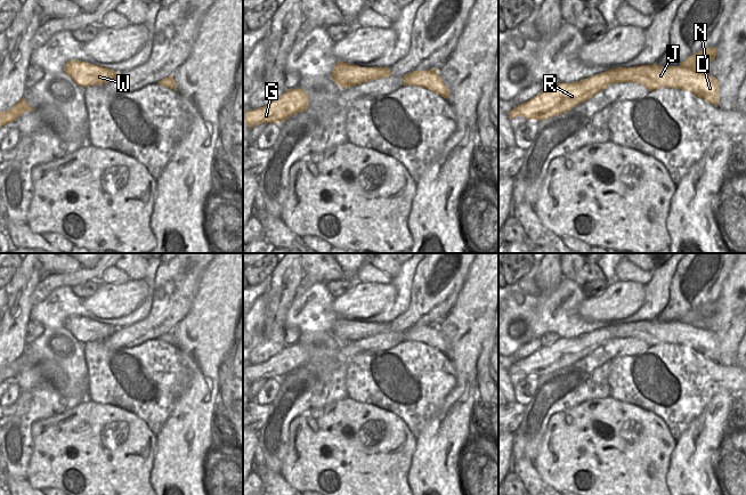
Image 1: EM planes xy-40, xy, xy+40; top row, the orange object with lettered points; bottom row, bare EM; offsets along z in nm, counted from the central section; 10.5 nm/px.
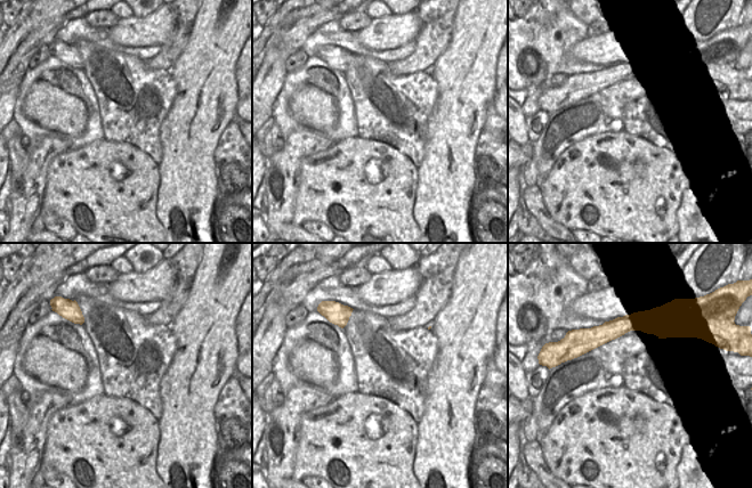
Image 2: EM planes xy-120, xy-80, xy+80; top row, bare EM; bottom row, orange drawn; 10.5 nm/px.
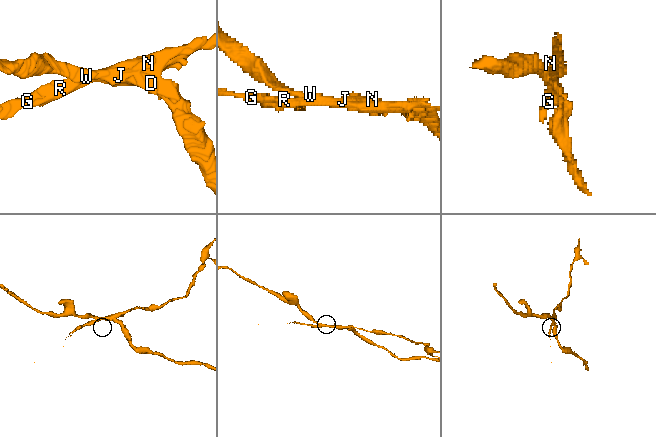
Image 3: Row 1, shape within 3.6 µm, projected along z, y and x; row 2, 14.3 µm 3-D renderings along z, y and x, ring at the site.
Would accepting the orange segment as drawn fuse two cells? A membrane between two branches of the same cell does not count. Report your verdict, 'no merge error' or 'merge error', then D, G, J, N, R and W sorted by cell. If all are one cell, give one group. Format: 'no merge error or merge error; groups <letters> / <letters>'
merge error; groups D J W / G N R

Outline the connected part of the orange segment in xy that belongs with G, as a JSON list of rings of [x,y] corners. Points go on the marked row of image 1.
[[[298,87],[293,90],[286,90],[281,97],[261,108],[246,111],[243,113],[243,121],[251,129],[261,123],[273,122],[277,124],[300,112],[305,112],[308,107],[308,94]]]

